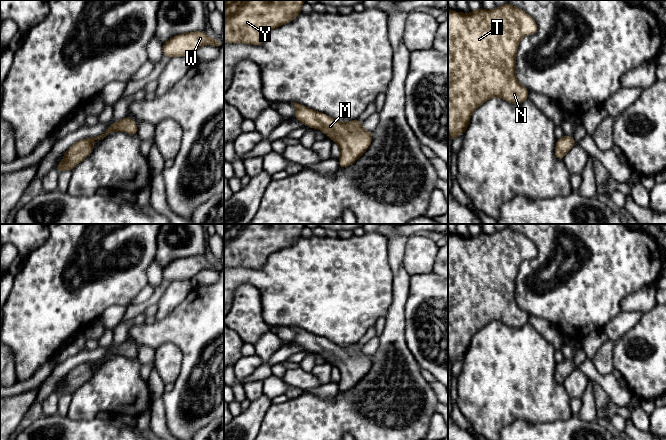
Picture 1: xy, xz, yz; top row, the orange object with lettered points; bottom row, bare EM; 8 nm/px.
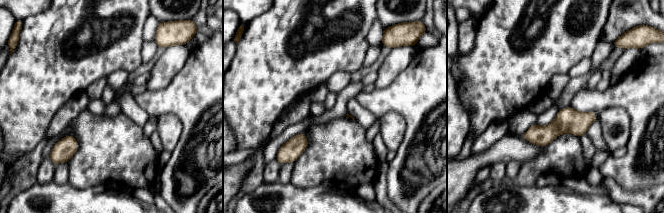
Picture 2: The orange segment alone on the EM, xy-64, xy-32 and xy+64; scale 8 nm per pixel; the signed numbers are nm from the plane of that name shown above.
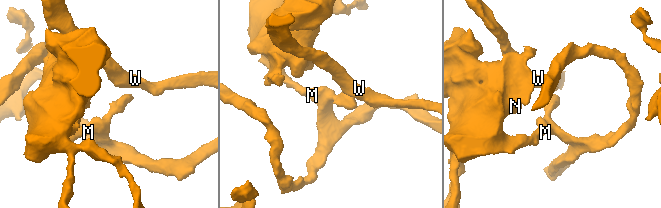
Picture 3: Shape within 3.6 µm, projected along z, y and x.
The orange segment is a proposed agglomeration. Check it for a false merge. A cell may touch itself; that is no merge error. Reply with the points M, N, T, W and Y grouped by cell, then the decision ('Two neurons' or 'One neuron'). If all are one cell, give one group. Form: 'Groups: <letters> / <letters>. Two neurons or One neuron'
Groups: M N T W Y. One neuron

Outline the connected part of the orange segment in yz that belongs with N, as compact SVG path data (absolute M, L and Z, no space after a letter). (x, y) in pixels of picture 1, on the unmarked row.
M509 227L504 228L501 231L495 232L492 235L485 234L484 232L480 232L478 234L474 234L469 238L456 236L448 232L448 362L452 365L455 363L460 357L465 357L466 353L469 349L470 341L475 333L477 333L481 328L483 328L486 324L492 321L500 321L504 323L506 326L513 328L520 328L528 323L528 314L520 308L516 302L515 298L515 290L516 290L516 276L518 273L518 268L522 261L527 259L532 259L537 256L537 248L535 244L528 239L525 235L512 230Z

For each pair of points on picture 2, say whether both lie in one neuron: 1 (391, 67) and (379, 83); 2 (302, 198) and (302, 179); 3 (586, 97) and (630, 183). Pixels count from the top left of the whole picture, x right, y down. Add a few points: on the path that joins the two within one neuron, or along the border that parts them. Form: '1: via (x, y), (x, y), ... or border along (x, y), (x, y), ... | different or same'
1: via (388, 71), (381, 79) | same
2: border along (291, 182), (299, 187), (321, 185) | different
3: via (616, 99), (622, 99), (637, 114), (634, 153) | same

